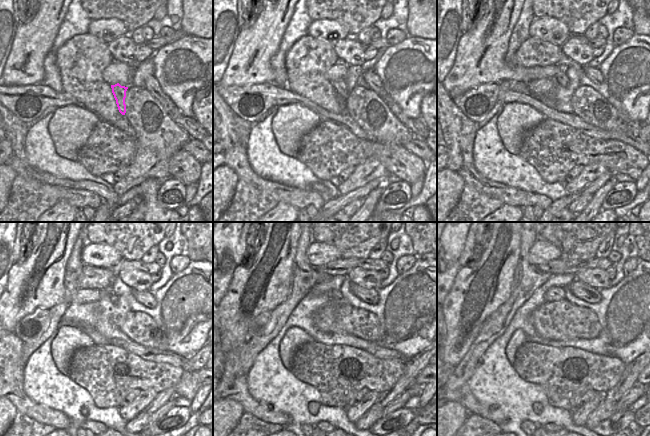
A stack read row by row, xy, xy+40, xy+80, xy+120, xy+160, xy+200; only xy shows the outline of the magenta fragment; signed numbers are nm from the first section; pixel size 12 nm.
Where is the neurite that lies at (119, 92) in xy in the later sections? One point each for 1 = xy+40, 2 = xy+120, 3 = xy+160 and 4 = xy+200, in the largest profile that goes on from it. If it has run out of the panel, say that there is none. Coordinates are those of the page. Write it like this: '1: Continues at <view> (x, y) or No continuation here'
1: Continues at xy+40 (340, 85)
2: Continues at xy+120 (114, 299)
3: Continues at xy+160 (336, 295)
4: Continues at xy+200 (555, 293).

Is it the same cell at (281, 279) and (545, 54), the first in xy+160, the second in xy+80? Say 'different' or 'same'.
different

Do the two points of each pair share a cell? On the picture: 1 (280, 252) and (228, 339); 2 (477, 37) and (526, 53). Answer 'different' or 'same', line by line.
1: same
2: different

